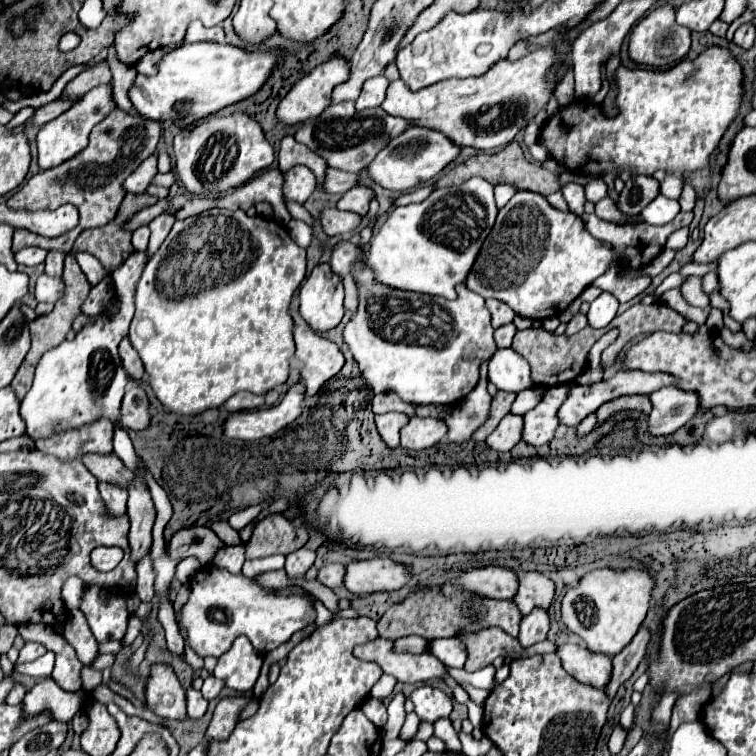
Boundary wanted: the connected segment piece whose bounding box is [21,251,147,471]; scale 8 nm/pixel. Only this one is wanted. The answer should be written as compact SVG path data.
M131 253L125 263L121 263L113 273L113 289L115 299L119 299L119 309L107 317L99 315L91 323L87 323L73 341L63 341L59 347L49 349L35 371L35 381L29 393L21 401L21 417L27 423L27 435L31 439L49 437L61 429L79 427L85 423L91 423L99 417L107 417L115 423L115 439L113 439L113 453L123 461L123 465L131 471L139 471L141 461L133 451L131 439L127 431L121 431L117 427L119 407L121 399L125 395L125 385L129 383L129 377L125 369L121 367L121 359L117 353L117 347L123 337L129 333L129 323L135 313L133 295L137 281L141 277L141 271L147 263L147 253Z

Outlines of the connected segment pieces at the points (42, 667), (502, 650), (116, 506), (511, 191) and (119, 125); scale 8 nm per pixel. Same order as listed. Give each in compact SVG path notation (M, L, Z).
M47 651L43 657L31 661L31 663L25 663L25 665L15 665L13 669L17 673L23 673L23 675L31 675L31 677L49 677L51 671L53 671L53 661L55 661L55 655L51 655L51 651Z
M497 627L479 631L479 633L473 633L473 635L461 633L459 637L465 639L465 643L467 643L469 659L465 663L465 671L469 671L469 673L491 665L493 659L497 659L497 657L519 659L521 655L555 653L557 651L557 645L553 645L551 641L543 641L543 643L537 643L535 647L531 647L531 649L523 649L517 639L513 639L511 635L503 633Z
M99 483L99 493L111 515L127 513L127 491L123 487L115 487L111 483Z
M497 185L497 187L495 187L495 203L497 203L497 207L501 209L516 192L517 189L513 186Z
M113 109L99 125L93 127L93 131L89 135L89 145L85 151L81 151L77 157L65 161L59 167L33 175L25 183L25 187L7 201L7 205L11 209L25 209L25 211L57 209L65 203L71 203L79 209L77 227L59 235L57 239L47 239L47 237L29 233L25 229L15 229L13 251L35 245L35 247L43 247L47 251L59 249L63 253L69 253L81 231L91 229L91 227L103 227L105 223L115 219L117 209L127 193L123 187L123 179L127 179L127 175L131 171L135 171L135 167L139 167L139 163L143 163L147 157L151 157L155 153L159 137L161 137L161 123L149 121L149 119L139 119L139 115L131 115L121 109Z

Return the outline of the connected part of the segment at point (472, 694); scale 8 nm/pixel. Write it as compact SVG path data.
M461 684L461 686L468 693L470 699L476 704L484 704L485 699L489 696L489 691L485 689L475 688L468 684Z

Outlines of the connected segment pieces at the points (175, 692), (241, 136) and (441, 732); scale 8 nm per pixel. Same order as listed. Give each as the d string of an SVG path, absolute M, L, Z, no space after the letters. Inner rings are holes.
M151 667L151 677L147 679L147 707L165 719L183 721L187 717L185 691L171 667Z
M231 113L231 115L209 115L195 127L183 129L175 137L175 159L177 159L177 175L183 181L185 189L197 195L207 193L225 193L247 183L259 171L267 169L275 151L265 139L261 125L249 117L247 113Z
M439 719L439 723L435 721L435 737L439 737L445 743L447 751L461 751L459 737L449 719Z

